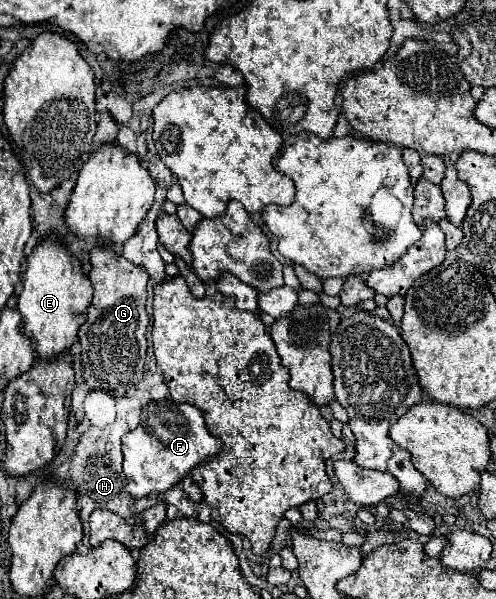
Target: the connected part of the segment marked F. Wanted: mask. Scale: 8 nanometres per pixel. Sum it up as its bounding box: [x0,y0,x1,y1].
[123,401,221,497]

